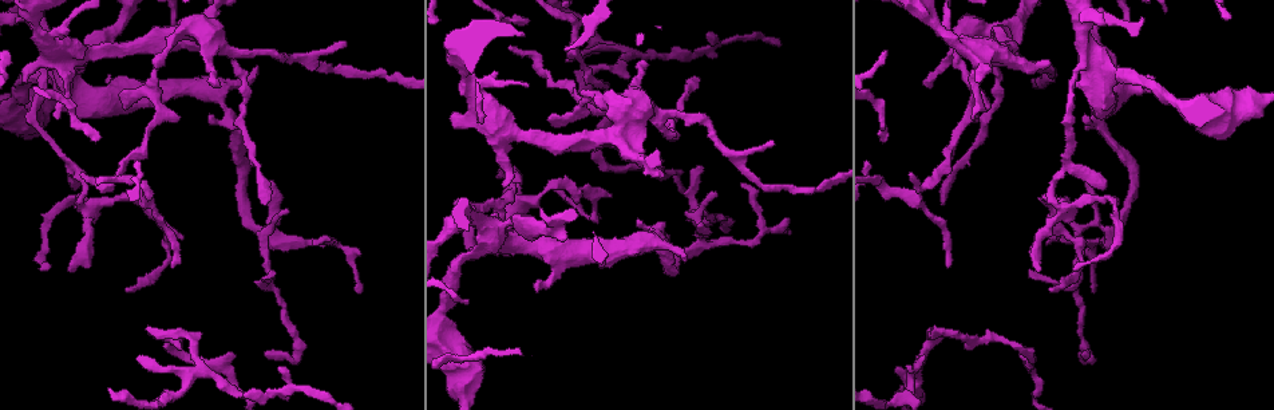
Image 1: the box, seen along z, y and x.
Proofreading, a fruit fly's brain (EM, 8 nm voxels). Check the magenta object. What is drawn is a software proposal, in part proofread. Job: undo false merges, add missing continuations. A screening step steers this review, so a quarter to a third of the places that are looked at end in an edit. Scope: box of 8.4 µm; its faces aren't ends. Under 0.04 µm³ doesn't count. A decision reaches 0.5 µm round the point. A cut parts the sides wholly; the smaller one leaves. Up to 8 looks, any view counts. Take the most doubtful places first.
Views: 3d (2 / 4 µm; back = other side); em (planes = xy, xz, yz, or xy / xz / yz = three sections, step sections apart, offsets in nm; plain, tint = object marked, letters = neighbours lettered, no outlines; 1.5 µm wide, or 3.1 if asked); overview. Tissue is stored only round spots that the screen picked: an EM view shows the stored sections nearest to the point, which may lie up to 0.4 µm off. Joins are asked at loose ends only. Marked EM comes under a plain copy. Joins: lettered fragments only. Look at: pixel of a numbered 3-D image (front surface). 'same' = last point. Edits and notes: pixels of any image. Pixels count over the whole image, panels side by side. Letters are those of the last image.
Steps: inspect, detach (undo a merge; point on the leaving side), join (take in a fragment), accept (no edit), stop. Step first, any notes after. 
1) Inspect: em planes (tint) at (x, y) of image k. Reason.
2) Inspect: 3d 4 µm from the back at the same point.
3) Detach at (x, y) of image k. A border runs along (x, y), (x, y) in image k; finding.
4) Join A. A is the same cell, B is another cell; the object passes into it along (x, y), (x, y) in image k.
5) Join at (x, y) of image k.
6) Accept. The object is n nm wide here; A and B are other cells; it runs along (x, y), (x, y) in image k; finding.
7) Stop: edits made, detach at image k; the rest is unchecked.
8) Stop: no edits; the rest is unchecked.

Inspect: 3d 2 µm from the back at (259, 73) of image 1. Free end.

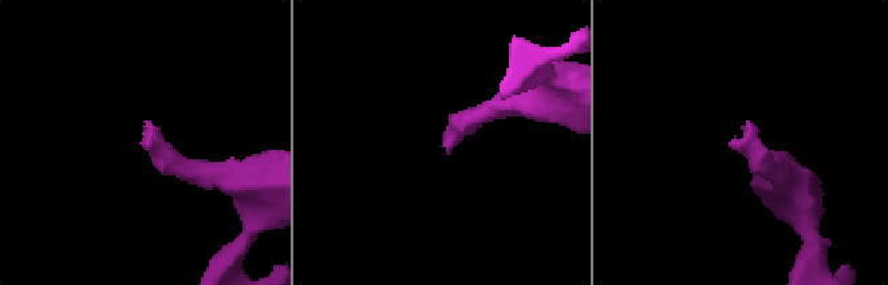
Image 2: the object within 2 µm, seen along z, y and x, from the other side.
Inspect: em planes (letters) at (449, 150) of image 2.

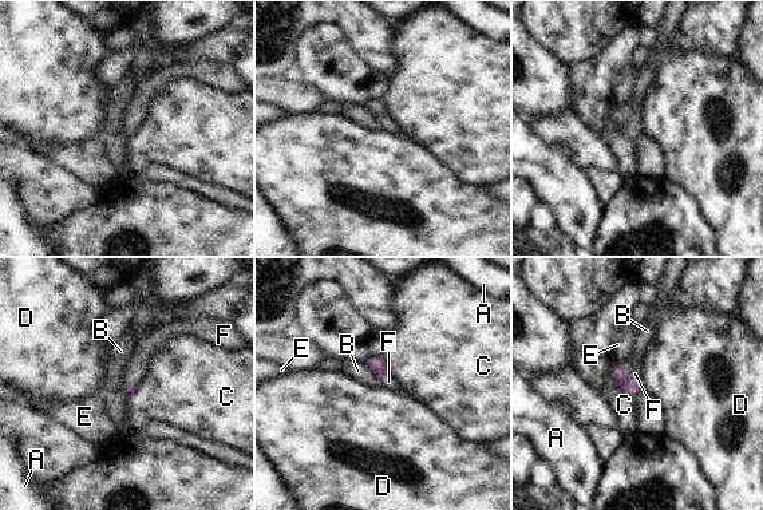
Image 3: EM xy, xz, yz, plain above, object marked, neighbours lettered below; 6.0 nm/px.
Join F. F is the same cell, A, B, C, D and E are other cells; the object passes into it along (621, 378), (627, 376), (633, 370) in image 3; it goes on there.

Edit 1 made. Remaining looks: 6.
Inspect: overview.

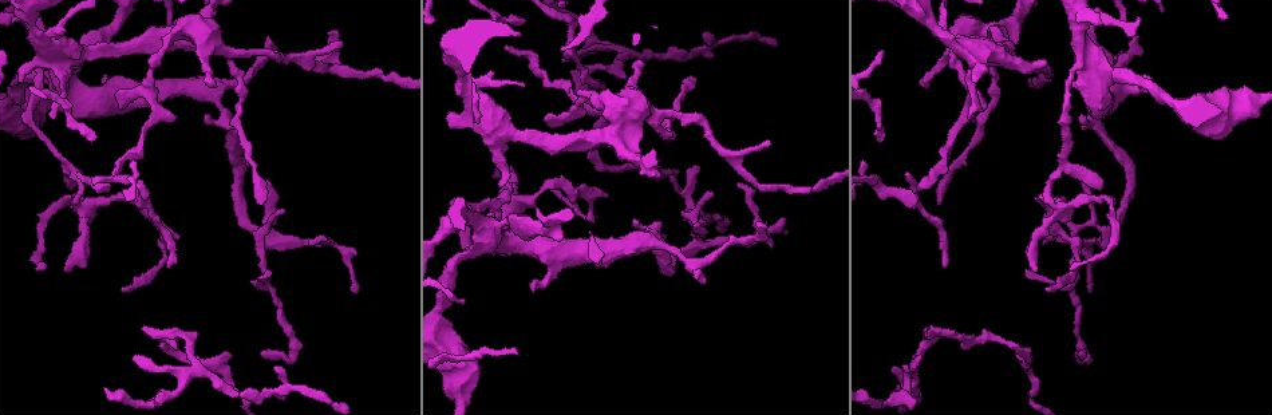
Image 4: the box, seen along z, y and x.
Inspect: em planes (letters) at (737, 184) of image 4. Free end.

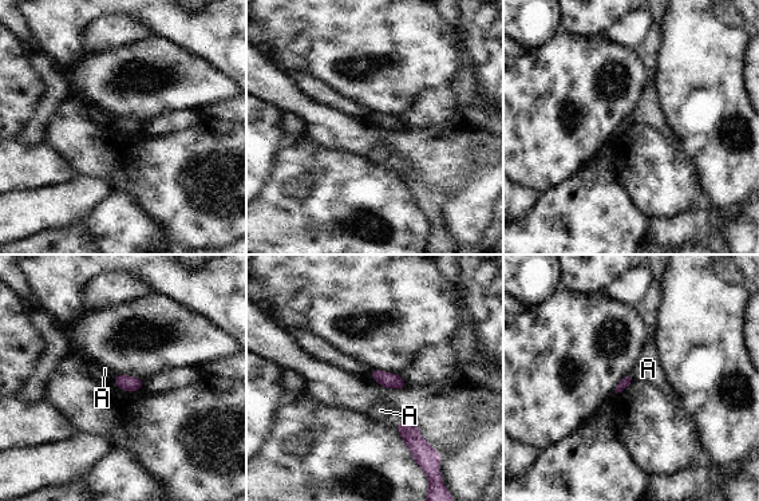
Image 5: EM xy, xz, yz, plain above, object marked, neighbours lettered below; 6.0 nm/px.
Accept. The longest contact is with A, 50 nm; A is another cell; a border runs along (629, 374), (635, 379) in image 5; no lettered fragment goes on from it.

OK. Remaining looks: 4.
Inspect: 3d 4 µm at (1066, 82) of image 4. Calibre changes.

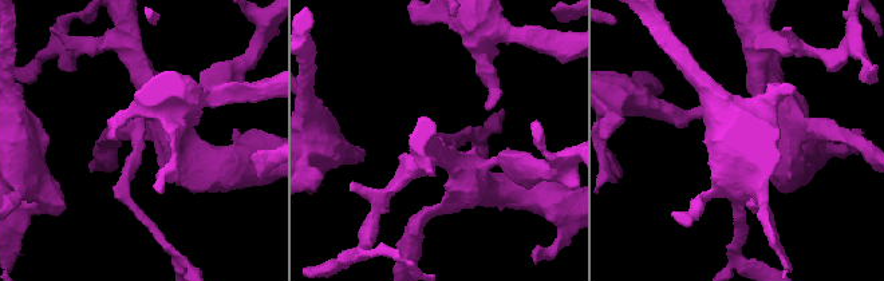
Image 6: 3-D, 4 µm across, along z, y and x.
Inspect: em planes (tint) at (141, 140) of image 6. The arms are 170, 440 nm wide; shape alone is not enough.

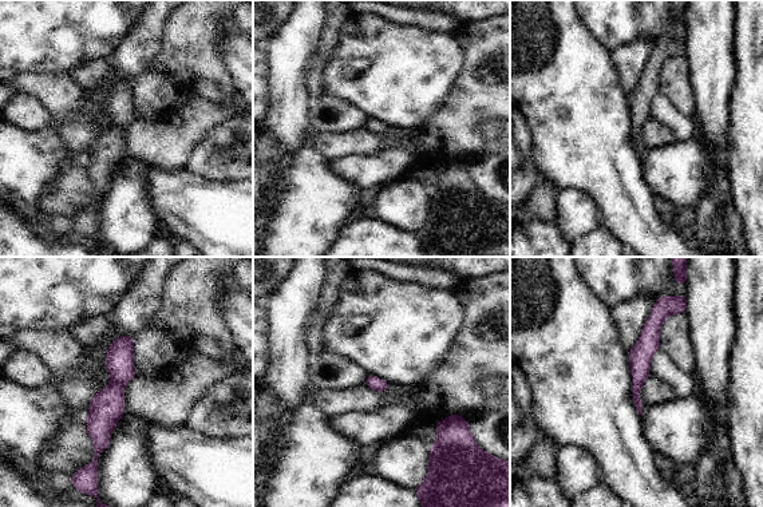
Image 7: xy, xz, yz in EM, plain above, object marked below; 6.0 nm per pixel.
Inspect: em planes (letters) at the same point. See the neighbours.

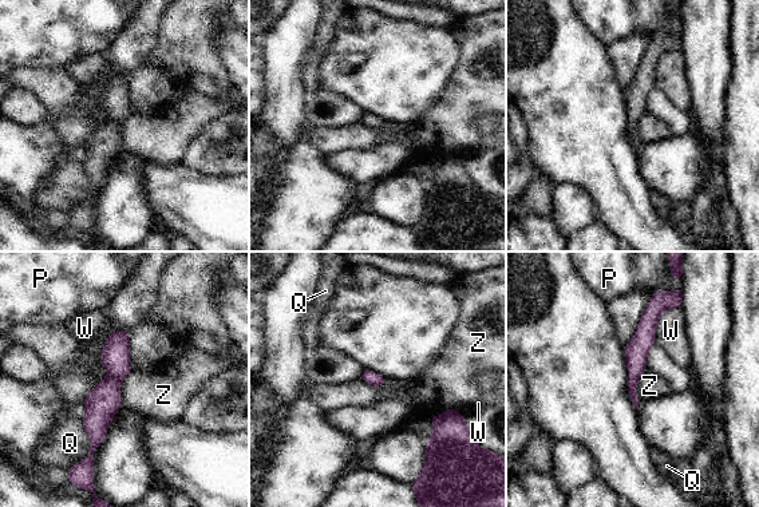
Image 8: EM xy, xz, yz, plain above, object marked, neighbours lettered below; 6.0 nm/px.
Accept. P, Q, W and Z are other cells; a border runs along (645, 368), (636, 387), (637, 410) in image 8; all the same neuron.

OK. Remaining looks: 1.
Stop: edits made, join at image 3; the rest is unchecked.

